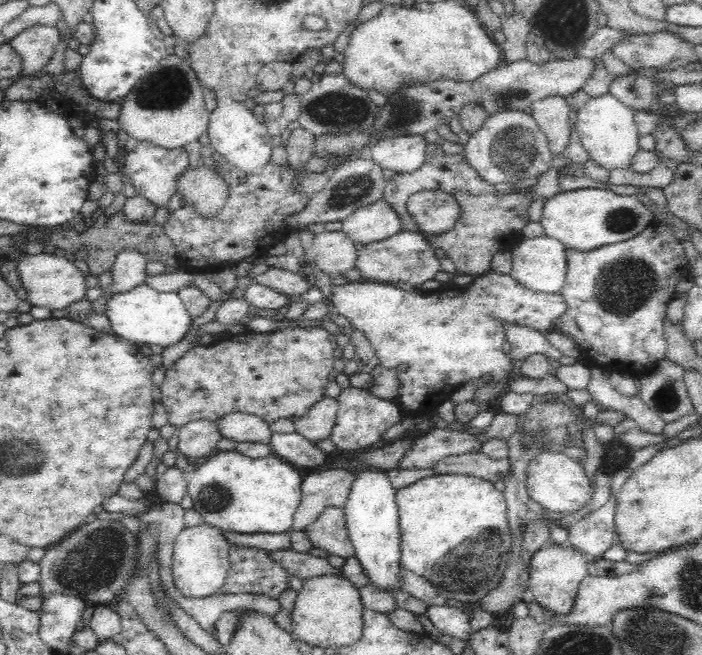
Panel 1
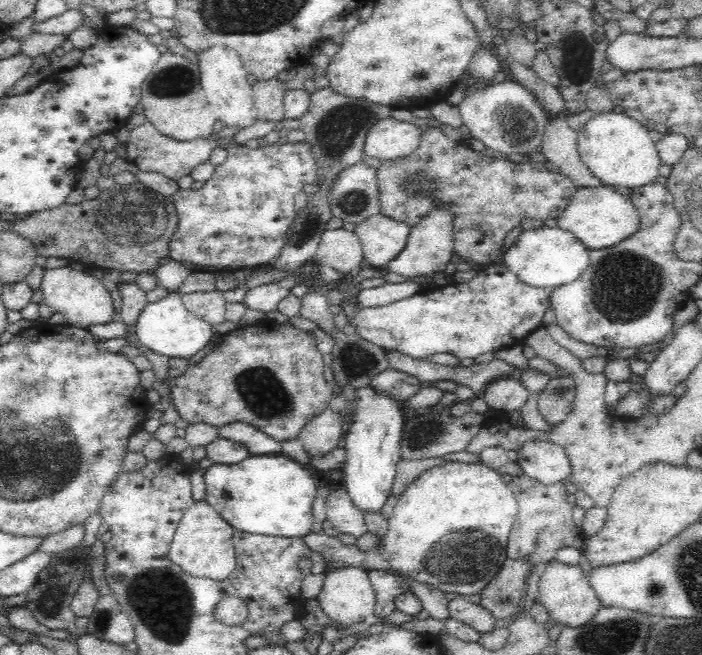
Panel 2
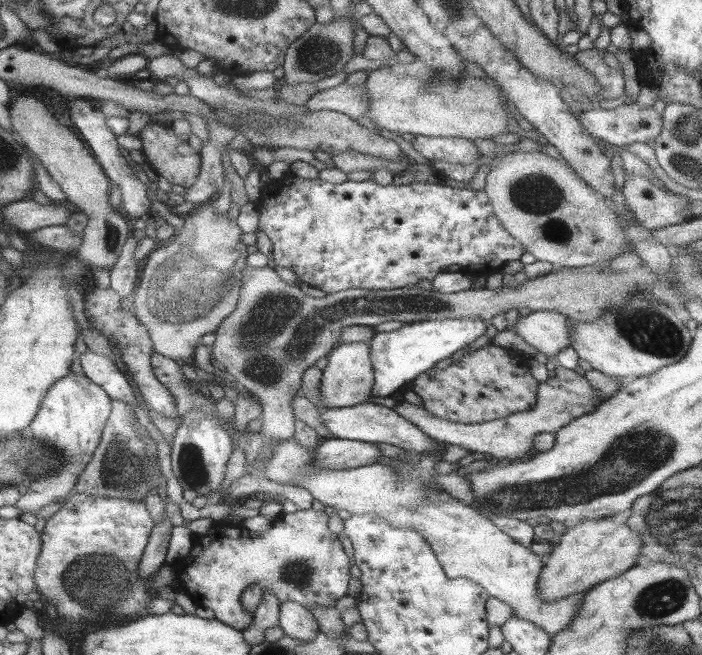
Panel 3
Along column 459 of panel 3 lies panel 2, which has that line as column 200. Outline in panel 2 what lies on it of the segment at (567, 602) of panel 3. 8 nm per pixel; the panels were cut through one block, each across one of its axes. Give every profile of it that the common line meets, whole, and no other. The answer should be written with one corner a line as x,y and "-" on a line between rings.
203,499
192,503
178,523
171,547
169,550
170,560
179,564
184,572
202,579
216,581
226,580
237,565
237,556
233,538
235,528
228,524
223,516

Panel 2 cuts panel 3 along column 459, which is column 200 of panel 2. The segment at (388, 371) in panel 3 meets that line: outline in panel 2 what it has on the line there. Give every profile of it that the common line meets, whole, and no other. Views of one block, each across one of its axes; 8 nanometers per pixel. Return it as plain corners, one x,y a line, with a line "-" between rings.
176,294
166,295
156,302
148,303
138,318
135,334
146,349
169,358
186,359
190,359
199,350
209,349
212,340
217,336
213,326
193,316

